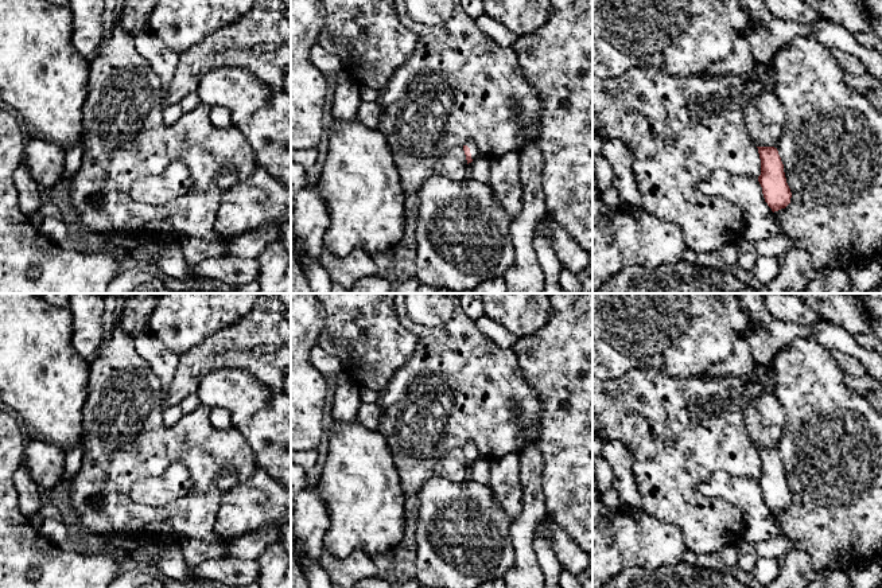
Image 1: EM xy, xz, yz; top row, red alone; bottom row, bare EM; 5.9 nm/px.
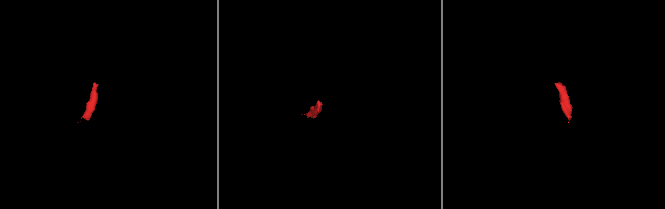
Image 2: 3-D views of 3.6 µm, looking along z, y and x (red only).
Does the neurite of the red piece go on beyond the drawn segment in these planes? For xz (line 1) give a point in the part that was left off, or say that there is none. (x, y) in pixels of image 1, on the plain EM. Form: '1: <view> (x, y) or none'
1: xz (471, 446)

